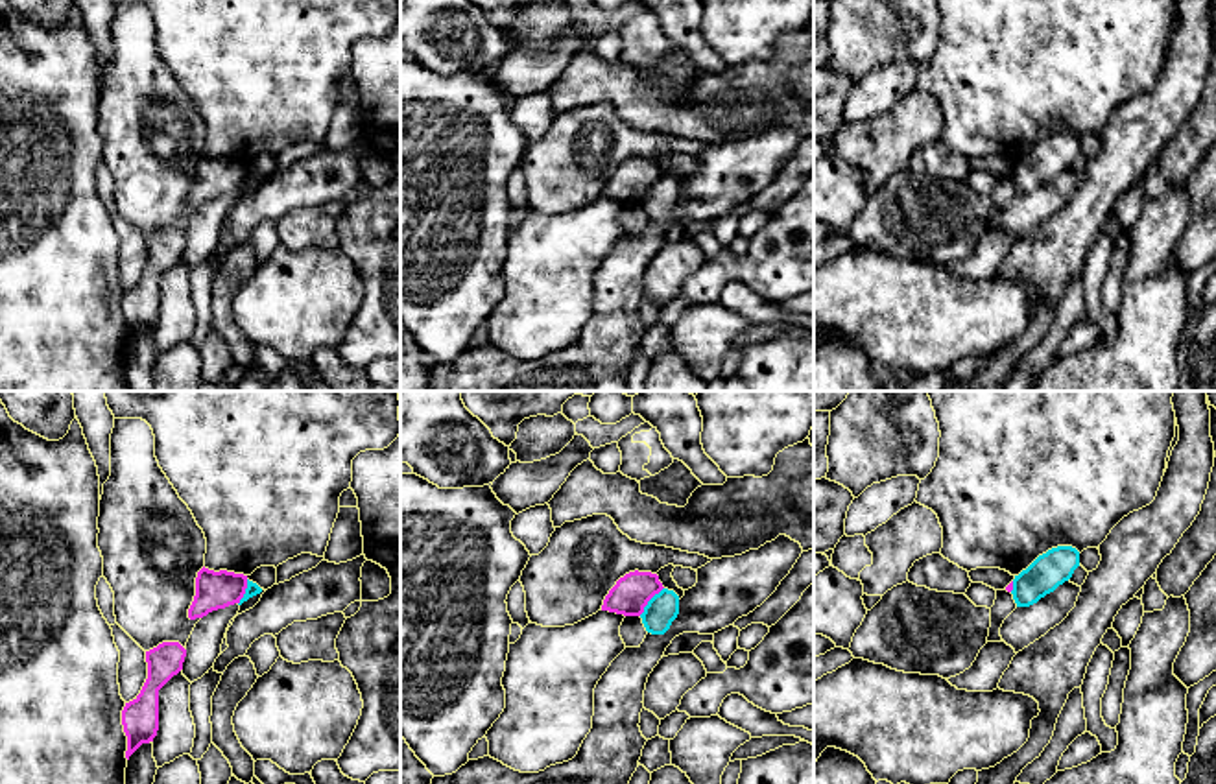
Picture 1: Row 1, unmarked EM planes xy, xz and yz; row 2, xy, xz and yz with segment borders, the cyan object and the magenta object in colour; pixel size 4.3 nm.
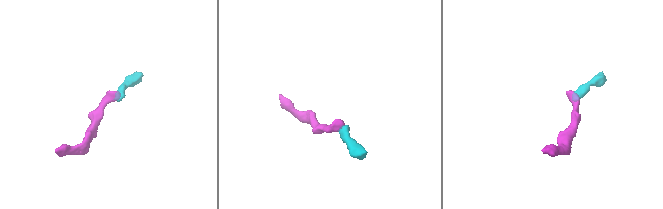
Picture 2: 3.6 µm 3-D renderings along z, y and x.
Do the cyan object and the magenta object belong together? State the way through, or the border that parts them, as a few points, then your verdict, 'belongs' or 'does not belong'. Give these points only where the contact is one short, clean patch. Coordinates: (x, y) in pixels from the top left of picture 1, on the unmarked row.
border along xz (663, 174), (639, 201); does not belong

